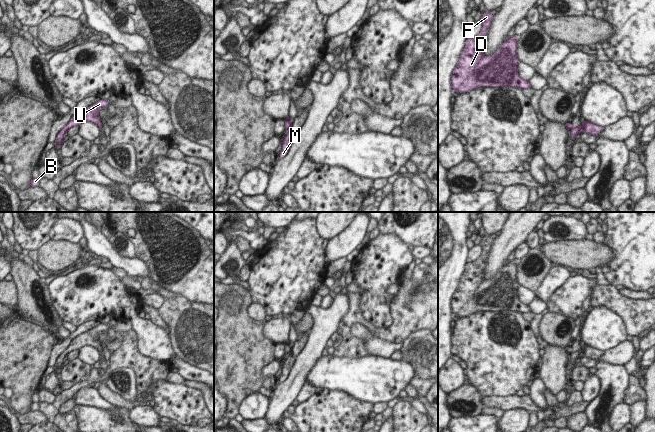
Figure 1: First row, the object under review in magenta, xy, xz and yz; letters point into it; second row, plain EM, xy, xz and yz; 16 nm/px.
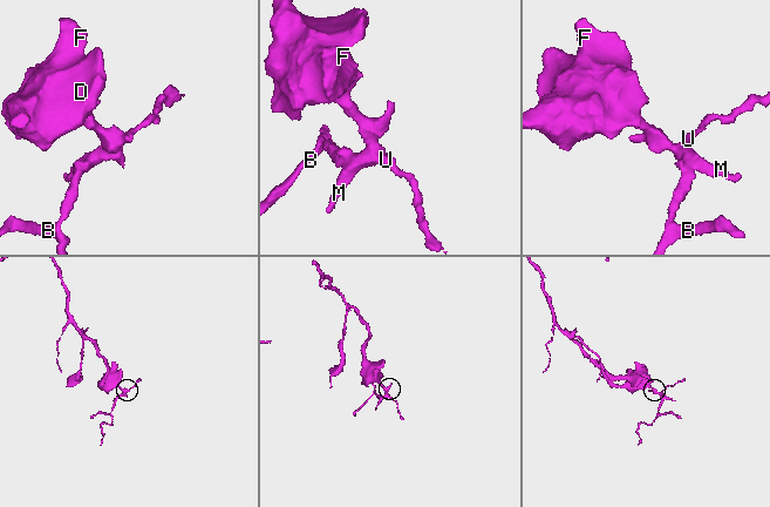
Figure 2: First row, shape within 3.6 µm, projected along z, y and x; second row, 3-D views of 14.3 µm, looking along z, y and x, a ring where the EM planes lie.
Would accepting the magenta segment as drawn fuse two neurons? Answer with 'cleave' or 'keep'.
keep

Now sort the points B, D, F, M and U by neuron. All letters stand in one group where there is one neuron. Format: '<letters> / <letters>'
B D F M U

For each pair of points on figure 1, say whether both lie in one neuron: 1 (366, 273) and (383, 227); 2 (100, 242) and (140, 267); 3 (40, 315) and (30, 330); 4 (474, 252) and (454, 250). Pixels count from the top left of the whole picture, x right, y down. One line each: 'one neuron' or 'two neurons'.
1: two neurons
2: one neuron
3: two neurons
4: two neurons

